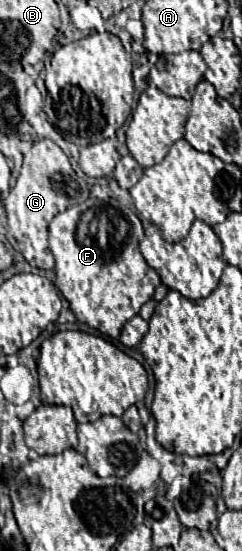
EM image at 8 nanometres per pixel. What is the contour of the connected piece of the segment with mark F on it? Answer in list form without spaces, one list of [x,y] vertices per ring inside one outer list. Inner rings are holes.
[[[98,199],[68,207],[48,227],[50,251],[56,259],[56,287],[80,323],[112,339],[120,337],[124,323],[138,315],[140,307],[152,299],[156,285],[160,285],[158,273],[144,261],[138,249],[136,229],[140,227],[140,219],[116,199],[110,201],[110,207]]]

